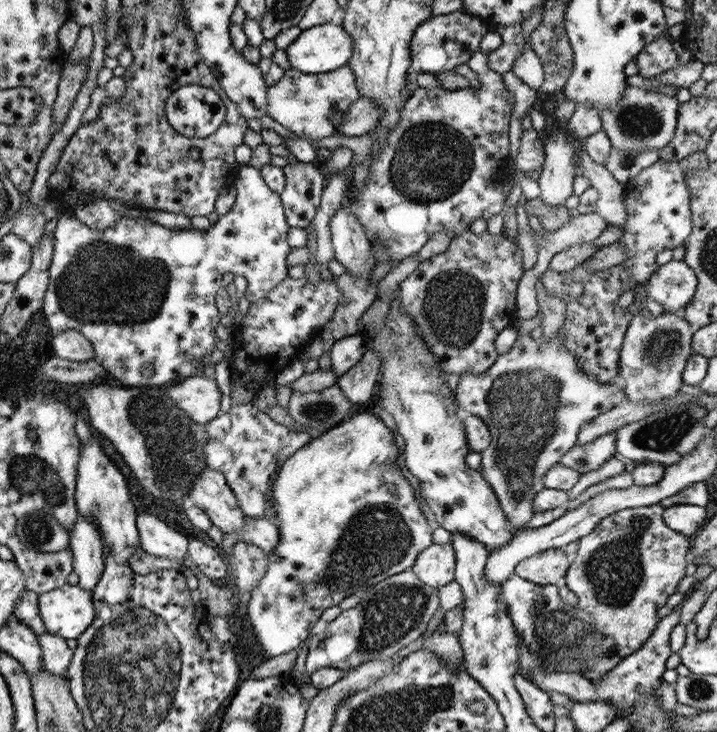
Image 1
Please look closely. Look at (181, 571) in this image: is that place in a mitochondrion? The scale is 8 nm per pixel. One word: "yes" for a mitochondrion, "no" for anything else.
no

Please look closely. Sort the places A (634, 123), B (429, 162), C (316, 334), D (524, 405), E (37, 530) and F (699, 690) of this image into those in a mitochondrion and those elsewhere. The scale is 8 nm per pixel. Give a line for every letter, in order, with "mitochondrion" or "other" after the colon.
A: mitochondrion
B: mitochondrion
C: other
D: mitochondrion
E: mitochondrion
F: mitochondrion

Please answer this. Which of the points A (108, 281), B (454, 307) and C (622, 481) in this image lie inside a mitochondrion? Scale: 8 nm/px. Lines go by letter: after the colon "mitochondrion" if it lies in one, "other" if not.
A: mitochondrion
B: mitochondrion
C: other

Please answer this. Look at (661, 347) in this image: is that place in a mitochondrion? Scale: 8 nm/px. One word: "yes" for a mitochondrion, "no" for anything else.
yes

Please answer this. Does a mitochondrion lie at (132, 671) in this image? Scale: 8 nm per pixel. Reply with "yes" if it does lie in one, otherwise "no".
yes

